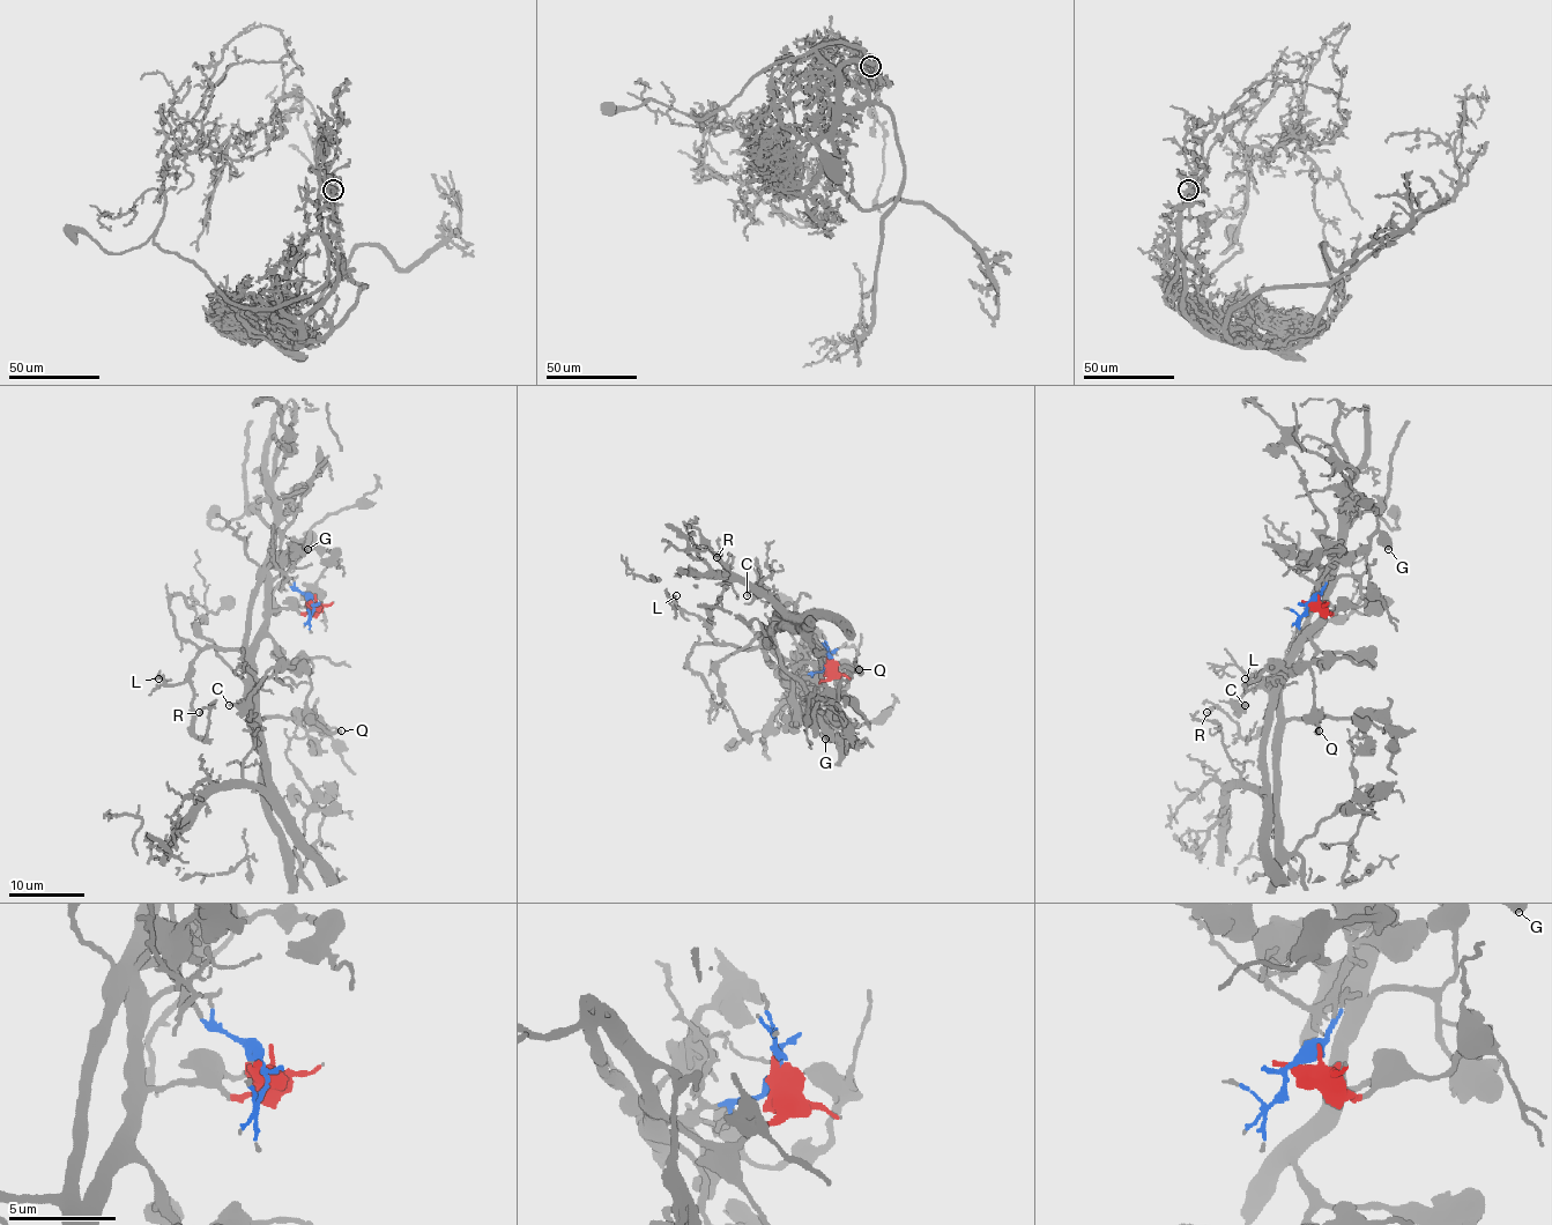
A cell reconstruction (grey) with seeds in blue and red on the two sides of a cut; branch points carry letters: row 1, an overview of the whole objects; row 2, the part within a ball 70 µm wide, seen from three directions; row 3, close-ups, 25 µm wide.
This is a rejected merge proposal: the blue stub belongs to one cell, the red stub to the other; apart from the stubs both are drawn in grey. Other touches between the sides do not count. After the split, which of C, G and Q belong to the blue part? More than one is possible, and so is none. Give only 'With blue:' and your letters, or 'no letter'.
With blue: no letter

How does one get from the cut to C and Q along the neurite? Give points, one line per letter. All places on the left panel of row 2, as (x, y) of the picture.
C: (311, 602), (307, 613), (272, 613), (266, 632), (287, 660), (299, 662), (272, 668), (247, 699), (228, 705)
Q: (311, 602), (307, 613), (272, 613), (266, 632), (287, 660), (307, 669), (311, 715), (328, 732), (341, 730)

